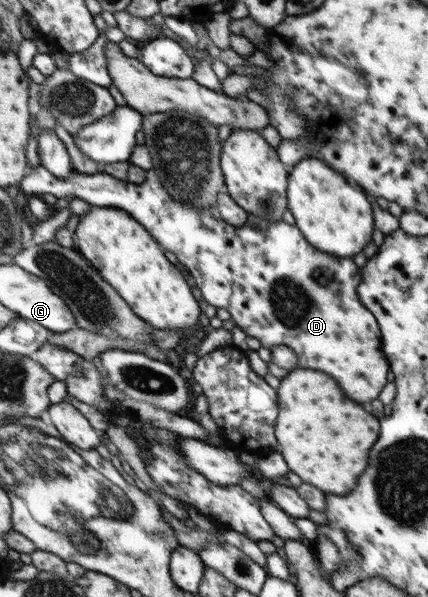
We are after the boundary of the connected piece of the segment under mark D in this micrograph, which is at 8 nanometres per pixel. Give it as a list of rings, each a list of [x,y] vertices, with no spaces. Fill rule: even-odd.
[[[37,166],[31,168],[30,175],[23,179],[22,183],[18,186],[26,194],[32,194],[33,196],[43,197],[45,193],[51,193],[57,198],[73,196],[75,198],[83,199],[91,205],[97,207],[118,207],[119,209],[125,210],[129,215],[132,215],[145,230],[153,236],[153,239],[163,247],[165,251],[174,253],[179,262],[181,262],[187,268],[187,271],[191,274],[191,277],[196,281],[196,287],[202,293],[203,299],[207,301],[209,305],[213,305],[216,309],[227,309],[231,314],[232,320],[236,323],[237,328],[241,328],[247,336],[255,337],[259,339],[261,346],[267,349],[273,349],[276,345],[286,345],[290,347],[297,356],[296,367],[303,367],[303,369],[319,369],[323,373],[329,373],[335,377],[335,381],[339,383],[339,387],[347,393],[347,397],[351,397],[353,401],[357,403],[365,403],[365,401],[373,401],[379,397],[379,393],[385,387],[387,383],[387,375],[389,375],[390,365],[388,364],[388,359],[385,357],[383,351],[382,337],[380,332],[379,324],[377,323],[376,317],[363,305],[363,302],[359,299],[357,288],[362,281],[362,268],[358,267],[355,262],[353,262],[352,257],[337,257],[336,255],[331,255],[330,253],[325,253],[320,249],[317,249],[314,245],[311,245],[305,237],[301,234],[301,231],[296,225],[287,224],[284,220],[281,221],[267,221],[263,217],[255,217],[250,215],[247,221],[235,227],[226,224],[223,220],[219,220],[209,212],[209,208],[205,207],[193,207],[192,205],[187,205],[182,203],[182,201],[175,201],[169,194],[168,191],[160,183],[160,179],[153,175],[154,171],[151,169],[147,171],[147,177],[145,181],[140,184],[134,184],[129,181],[123,181],[117,179],[116,177],[107,175],[104,171],[93,175],[83,175],[77,171],[72,170],[67,177],[59,179],[55,177],[52,173],[49,173],[43,166]]]

